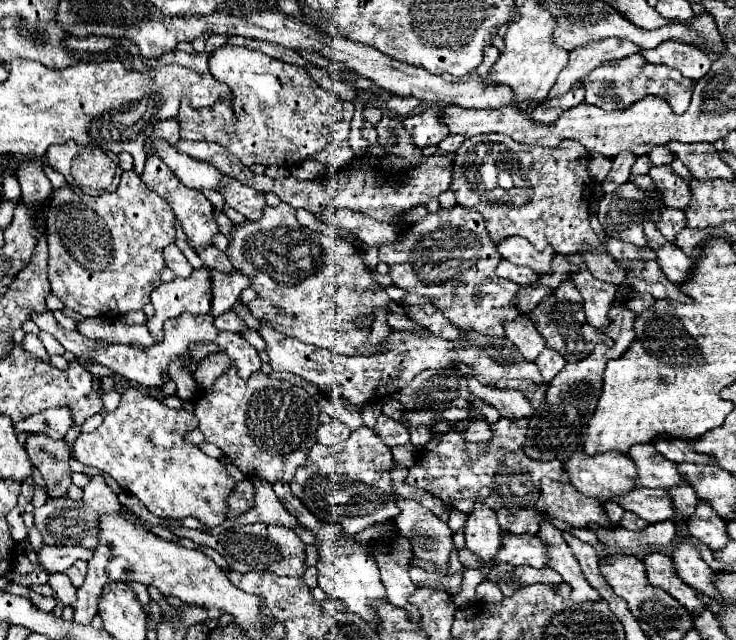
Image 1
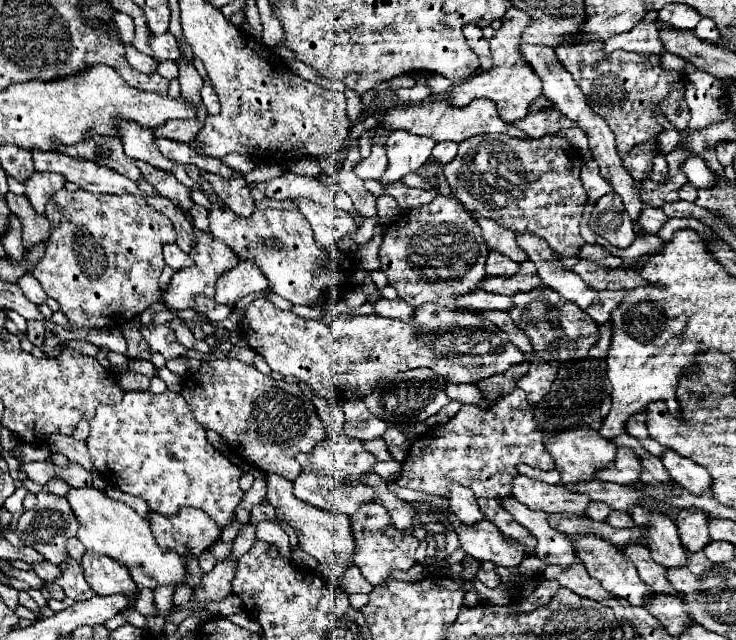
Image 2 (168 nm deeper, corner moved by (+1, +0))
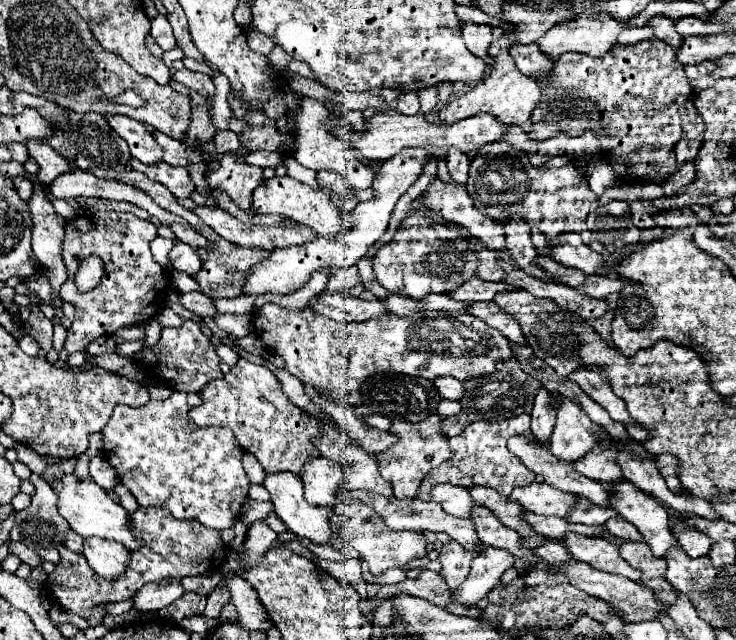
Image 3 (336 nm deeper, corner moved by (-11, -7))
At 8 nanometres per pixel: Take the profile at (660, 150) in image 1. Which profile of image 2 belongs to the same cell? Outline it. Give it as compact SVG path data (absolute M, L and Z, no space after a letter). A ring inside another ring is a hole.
M690 156L686 164L682 166L682 170L688 176L690 184L694 184L696 190L706 190L706 188L716 186L716 174L708 170L706 162L700 156Z

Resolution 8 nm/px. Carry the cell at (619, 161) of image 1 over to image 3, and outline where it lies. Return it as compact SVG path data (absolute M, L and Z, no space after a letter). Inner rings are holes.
M702 137L698 139L682 139L676 147L674 147L674 153L676 153L676 163L674 163L674 171L678 171L684 163L688 163L690 159L694 159L694 155L698 153L702 145Z

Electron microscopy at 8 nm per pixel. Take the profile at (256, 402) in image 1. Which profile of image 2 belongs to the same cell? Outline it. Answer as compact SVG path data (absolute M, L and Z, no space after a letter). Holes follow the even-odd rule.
M228 356L202 360L200 370L186 378L182 396L194 420L206 430L218 432L242 460L248 460L264 472L280 474L286 480L294 480L300 474L296 454L310 452L324 440L324 426L316 408L296 384L274 380L258 372L252 364Z

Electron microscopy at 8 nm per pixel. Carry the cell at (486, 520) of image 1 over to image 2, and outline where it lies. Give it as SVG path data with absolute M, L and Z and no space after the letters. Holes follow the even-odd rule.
M452 484L448 488L446 500L448 500L450 512L456 514L462 524L476 524L484 518L478 504L476 504L476 498L472 496L472 490L468 490L460 484Z

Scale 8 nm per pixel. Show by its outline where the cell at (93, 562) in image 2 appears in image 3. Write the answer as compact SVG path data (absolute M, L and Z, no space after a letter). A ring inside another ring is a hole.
M98 537L84 541L84 557L88 565L106 581L124 575L128 567L128 555L130 553L124 549L124 545L114 541L106 541Z

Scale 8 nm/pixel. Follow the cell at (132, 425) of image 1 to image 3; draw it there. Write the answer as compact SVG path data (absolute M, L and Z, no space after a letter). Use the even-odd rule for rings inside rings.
M174 391L172 397L166 401L150 399L146 405L136 409L128 405L118 405L108 425L102 429L104 443L102 455L118 471L122 485L126 485L132 491L138 505L164 507L176 519L196 519L206 527L226 529L234 527L234 523L240 519L240 511L248 499L250 479L242 467L242 451L238 449L230 429L224 427L200 429L190 421L188 411L200 403L202 401L198 393Z

